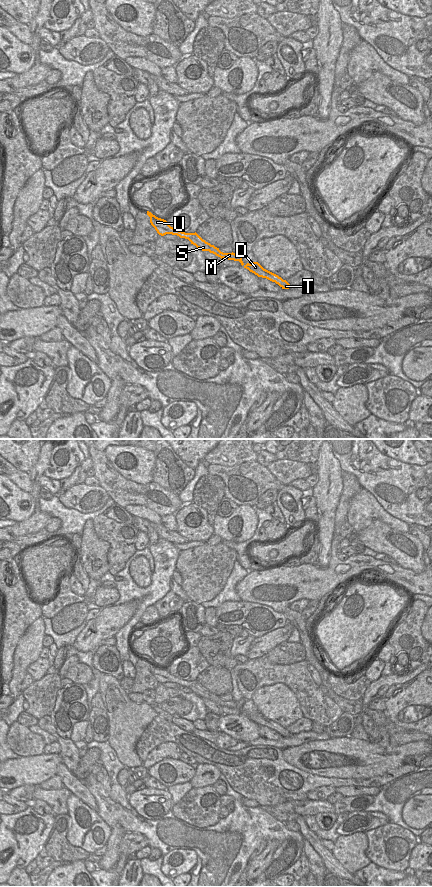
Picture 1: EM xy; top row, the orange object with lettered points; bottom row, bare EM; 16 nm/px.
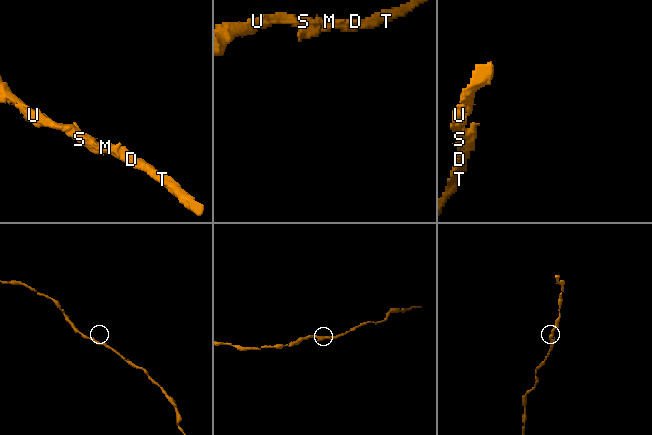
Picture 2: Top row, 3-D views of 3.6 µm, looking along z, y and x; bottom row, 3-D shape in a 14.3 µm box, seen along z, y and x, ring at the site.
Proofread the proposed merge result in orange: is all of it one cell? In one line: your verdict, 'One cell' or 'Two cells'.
One cell.

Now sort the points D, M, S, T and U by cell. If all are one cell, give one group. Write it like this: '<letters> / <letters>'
D M S T U

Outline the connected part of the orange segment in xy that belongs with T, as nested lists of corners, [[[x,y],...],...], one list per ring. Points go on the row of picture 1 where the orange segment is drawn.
[[[147,211],[147,215],[150,217],[150,223],[155,228],[157,233],[161,236],[166,234],[177,235],[180,238],[188,239],[191,244],[195,245],[197,248],[202,251],[209,251],[210,253],[215,254],[221,259],[226,258],[228,260],[239,261],[241,265],[248,269],[250,272],[254,273],[258,277],[266,278],[272,282],[278,284],[282,289],[289,289],[291,286],[286,280],[283,280],[278,275],[264,269],[258,262],[253,262],[252,264],[247,263],[246,265],[243,263],[242,258],[246,253],[244,250],[238,254],[235,253],[223,253],[219,250],[219,248],[211,245],[210,243],[203,240],[196,232],[195,233],[185,233],[179,231],[176,228],[173,228],[169,225],[169,223],[161,218],[156,217],[151,212]]]

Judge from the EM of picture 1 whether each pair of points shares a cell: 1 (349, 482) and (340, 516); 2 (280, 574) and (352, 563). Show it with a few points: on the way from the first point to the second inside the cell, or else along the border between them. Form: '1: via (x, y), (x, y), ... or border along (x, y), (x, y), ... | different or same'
1: via (349, 490), (342, 508) | same
2: via (298, 577), (334, 577) | same

